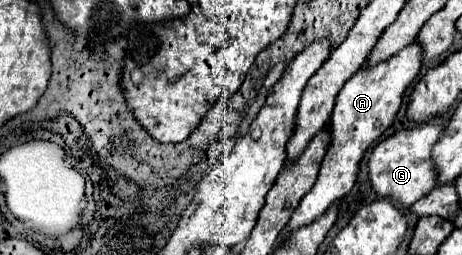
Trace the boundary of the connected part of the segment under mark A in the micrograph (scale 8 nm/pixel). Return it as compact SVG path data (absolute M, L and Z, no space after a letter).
M413 40L409 46L401 48L401 52L395 52L393 56L389 56L387 60L383 60L379 64L375 64L375 66L365 64L359 72L355 72L355 76L351 76L345 82L345 86L341 88L341 92L337 96L333 114L329 118L331 144L321 162L319 178L317 178L315 186L303 196L297 210L293 212L293 216L287 224L287 232L311 224L315 218L319 218L323 212L327 212L327 208L335 200L343 198L355 186L357 174L359 174L359 164L361 164L367 148L393 124L393 120L401 108L405 90L409 88L409 84L421 70L421 54L423 54L421 42Z

